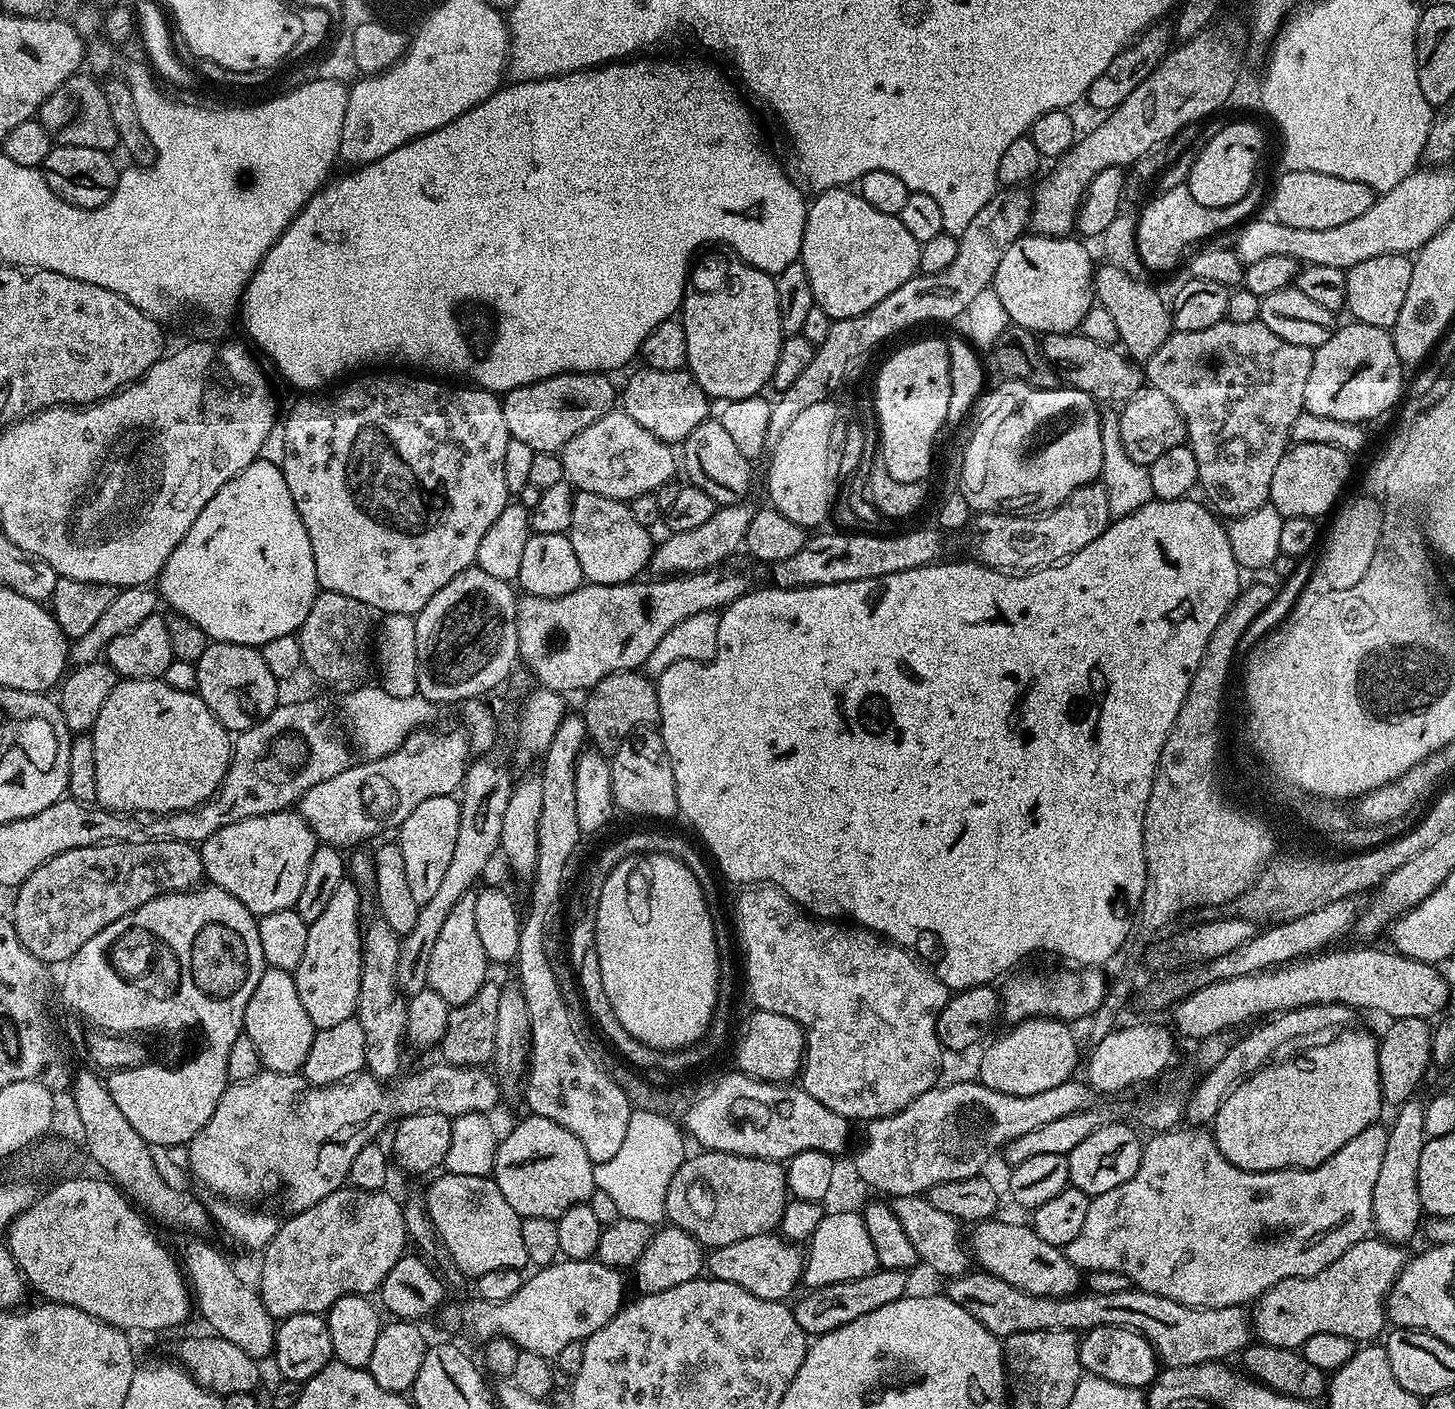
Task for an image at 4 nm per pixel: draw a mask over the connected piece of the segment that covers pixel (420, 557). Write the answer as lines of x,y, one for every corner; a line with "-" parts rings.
384,370
381,376
364,376
361,380
349,379
345,388
337,390
333,396
324,396
328,394
308,394
293,406
288,412
288,417
283,417
282,428
284,424
284,460
282,459
282,467
284,477
286,478
286,486
290,486
290,498
294,498
294,506
298,510
298,514
302,518
302,526
306,526
306,534
310,538
310,546
314,554
314,570
316,571
317,585
325,592
333,592
334,594
346,594
346,598
358,598
358,602
362,602
369,610
382,612
381,614
392,613
394,615
408,615
415,617
417,612
421,612
426,606
426,602
430,602
430,598
434,598
434,594
438,594
438,590
442,590
442,586
446,586
446,582
450,582
450,578
454,578
458,574
462,574
462,570
473,567
478,554
478,546
482,542
482,534
486,534
486,530
490,530
490,525
494,523
494,518
498,518
498,514
502,514
502,510
510,502
510,493
506,486
506,446
510,443
508,435
508,427
506,426
506,418
504,417
504,406
499,395
486,392
482,388
475,386
464,386
468,388
451,388
451,383
441,382
436,378
421,378
416,374
408,374
412,376
403,376
400,372
392,372
396,370

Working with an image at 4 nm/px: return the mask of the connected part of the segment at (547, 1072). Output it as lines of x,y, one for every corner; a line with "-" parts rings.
566,714
554,730
550,746
546,746
542,753
544,765
538,768
538,775
542,778
542,818
538,818
538,862
531,881
532,909
522,920
514,968
520,971
518,987
526,998
530,1014
532,1042
528,1045
526,1079
522,1084
527,1111
534,1116
550,1118
550,1122
558,1122
558,1126
570,1130
570,1134
582,1142
593,1165
598,1165
614,1158
622,1146
634,1105
627,1100
610,1072
594,1066
586,1050
582,1050
577,1035
569,1025
562,990
558,990
558,978
554,978
554,970
550,970
544,945
544,919
548,912
553,911
552,900
559,898
568,863
582,840
575,798
575,766
581,752
585,751
587,740
583,715

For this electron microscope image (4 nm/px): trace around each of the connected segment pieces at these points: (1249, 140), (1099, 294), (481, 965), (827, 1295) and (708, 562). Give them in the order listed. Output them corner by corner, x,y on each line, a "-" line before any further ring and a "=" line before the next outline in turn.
1244,120
1238,121
1237,124
1225,123
1224,128
1218,130
1218,134
1214,134
1214,138
1210,138
1210,142
1206,142
1206,146
1198,154
1198,158
1190,170
1187,185
1190,194
1194,194
1194,202
1202,202
1202,206
1214,206
1215,208
1230,206
1234,202
1238,202
1238,198
1242,198
1246,194
1246,190
1250,190
1252,183
1257,180
1256,167
1260,164
1260,155
1263,152
1264,136
1260,133
1258,125
1247,124
=
1107,262
1101,265
1095,269
1092,278
1095,299
1114,318
1123,351
1137,362
1146,362
1174,331
1169,305
1139,275
1131,276
=
475,891
458,898
454,910
450,910
446,923
434,942
434,950
430,950
428,987
433,988
449,1006
470,1002
470,998
474,998
474,994
478,994
478,990
482,990
482,986
489,979
490,961
486,950
482,950
482,942
474,926
475,901
=
879,1267
875,1272
866,1274
866,1278
854,1278
850,1282
827,1284
805,1291
805,1296
797,1304
793,1303
791,1310
808,1338
824,1336
830,1330
838,1330
838,1326
846,1326
846,1322
854,1322
854,1318
862,1318
862,1314
870,1314
870,1310
878,1310
878,1306
901,1300
909,1291
908,1278
908,1272
=
748,502
725,504
717,507
716,513
702,526
694,526
689,532
672,532
664,541
655,545
650,561
650,572
656,578
672,578
677,574
691,574
715,569
727,556
741,551
746,530
750,530
750,518
756,508

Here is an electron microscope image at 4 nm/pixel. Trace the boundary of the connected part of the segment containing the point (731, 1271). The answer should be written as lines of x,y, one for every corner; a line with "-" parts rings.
767,1232
754,1238
742,1238
742,1242
730,1242
730,1246
711,1249
706,1256
706,1272
711,1279
734,1282
758,1298
787,1301
788,1295
801,1283
806,1256
799,1243
779,1234

